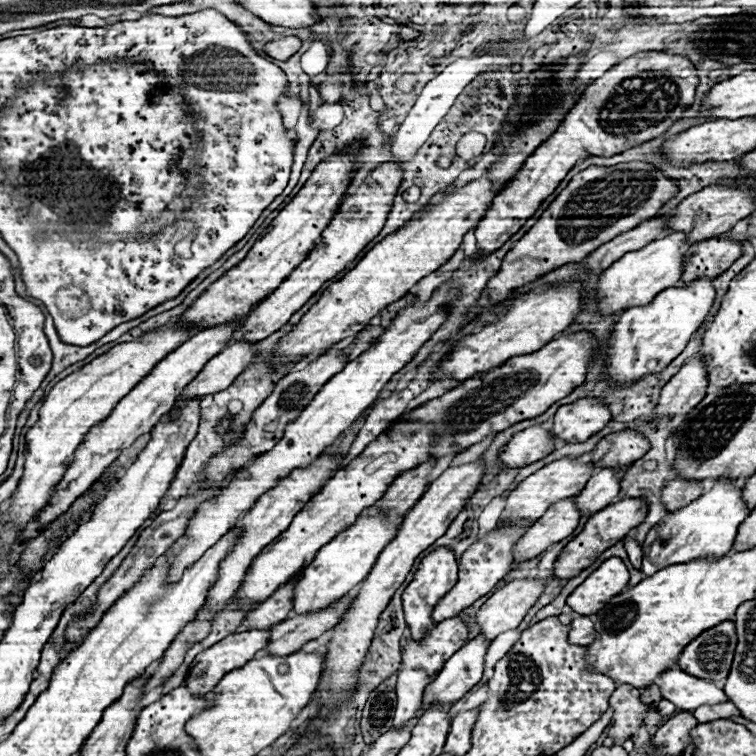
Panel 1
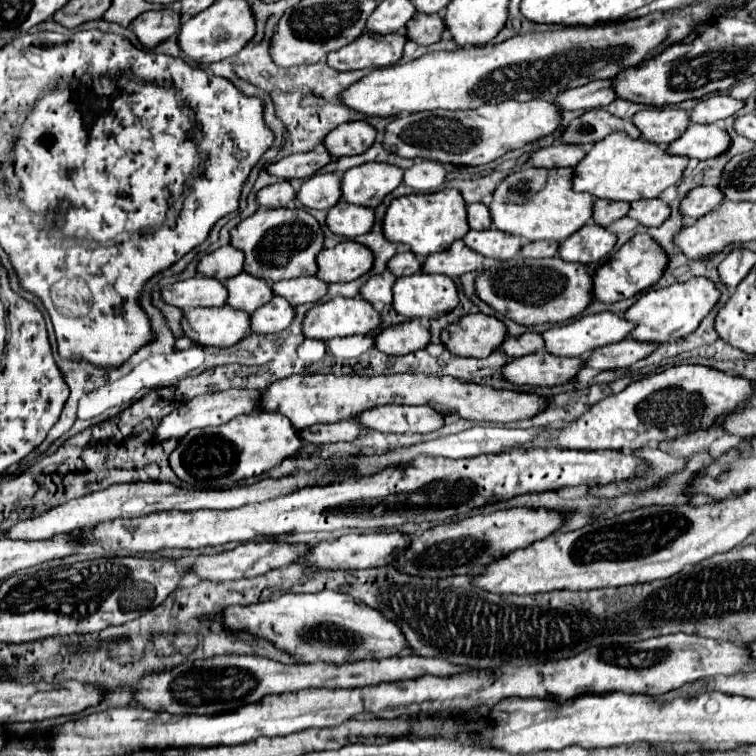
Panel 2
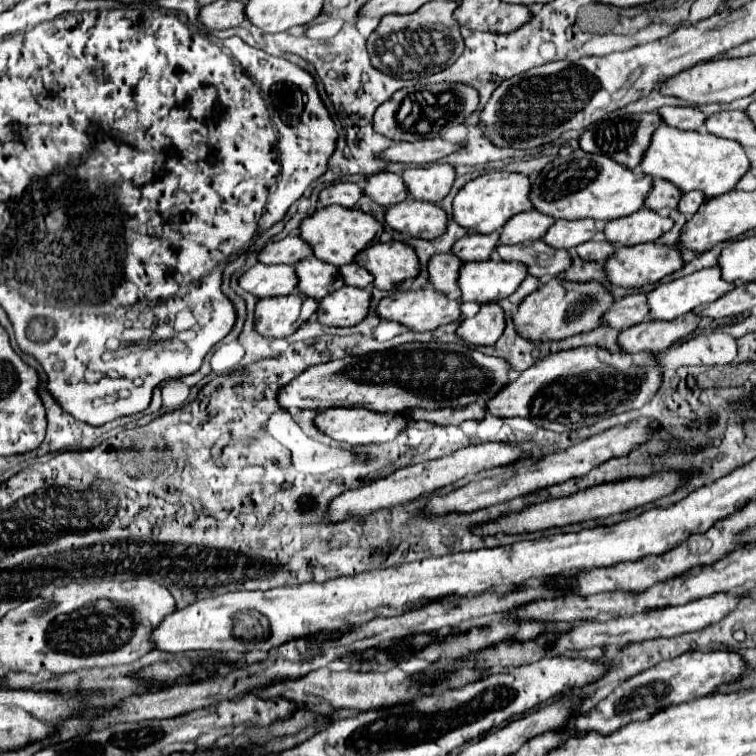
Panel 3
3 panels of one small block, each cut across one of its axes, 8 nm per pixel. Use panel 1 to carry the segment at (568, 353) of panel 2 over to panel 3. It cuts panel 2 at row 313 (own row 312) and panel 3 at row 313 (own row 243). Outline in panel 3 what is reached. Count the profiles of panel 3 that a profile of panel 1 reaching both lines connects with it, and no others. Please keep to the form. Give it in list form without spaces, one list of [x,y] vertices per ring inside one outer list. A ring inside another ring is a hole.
[[[716,266],[706,268],[706,270],[698,270],[690,276],[676,278],[676,280],[666,282],[666,284],[660,284],[652,292],[648,292],[650,318],[652,320],[674,320],[674,318],[678,318],[686,312],[692,312],[694,308],[698,308],[702,304],[710,304],[710,302],[718,300],[718,296],[724,296],[726,292],[730,292],[732,286],[736,286],[736,284],[730,284],[730,282],[722,280],[722,272]]]

